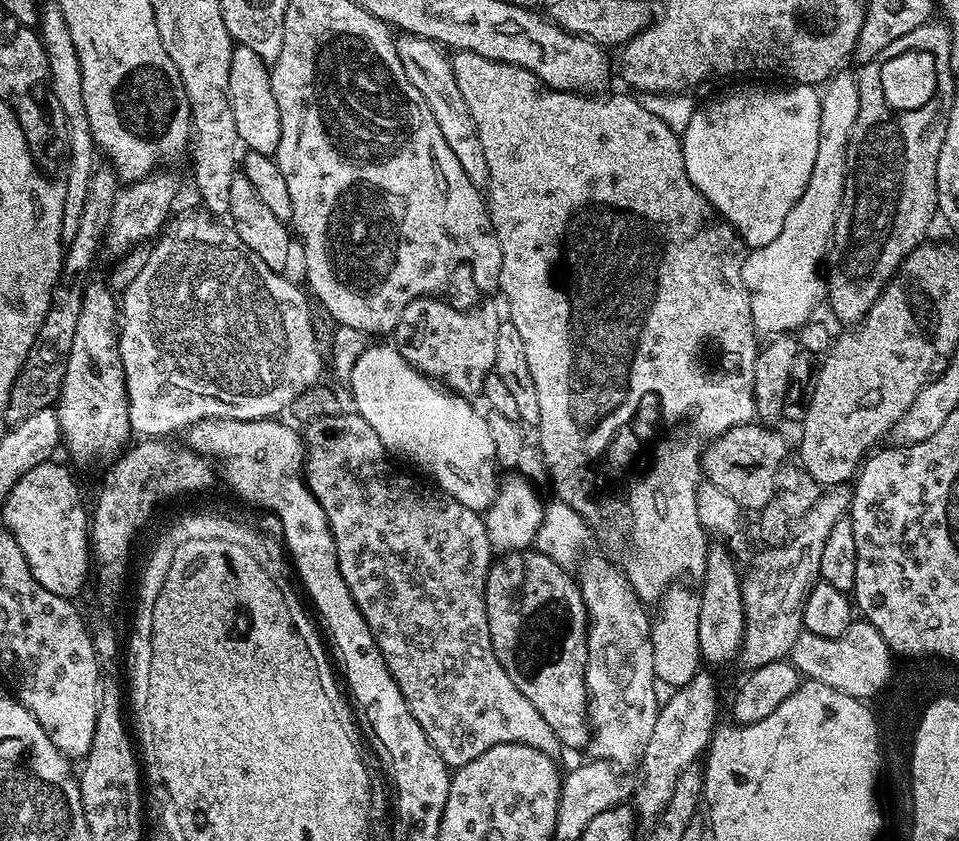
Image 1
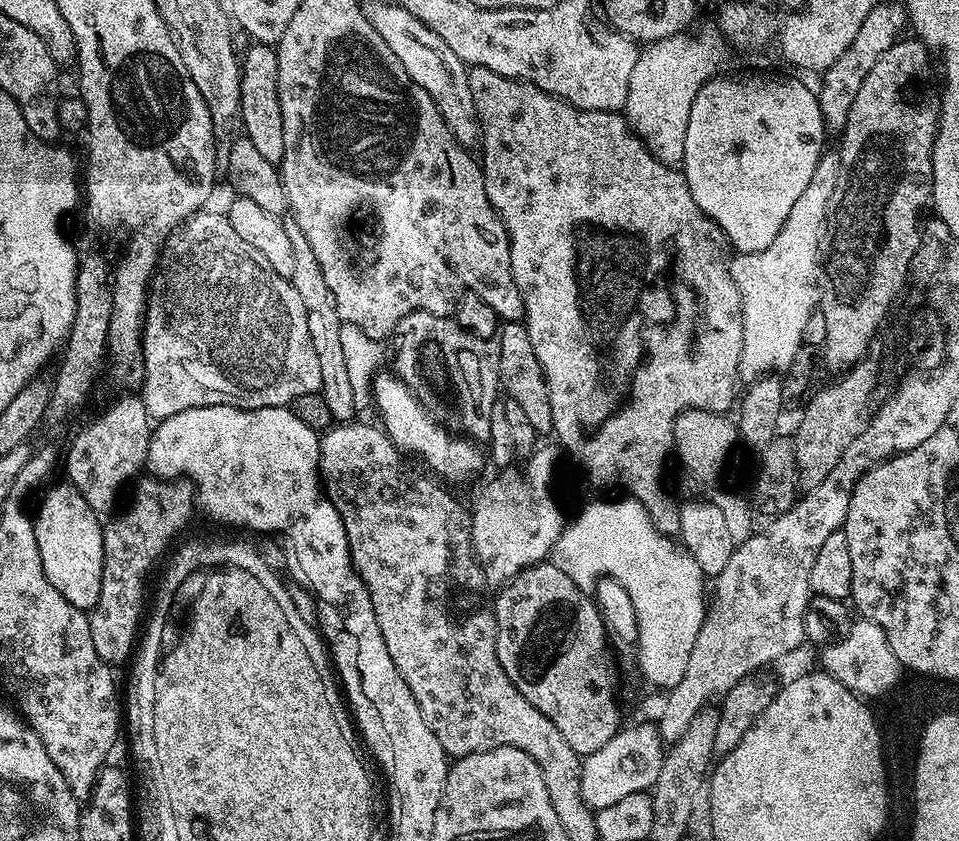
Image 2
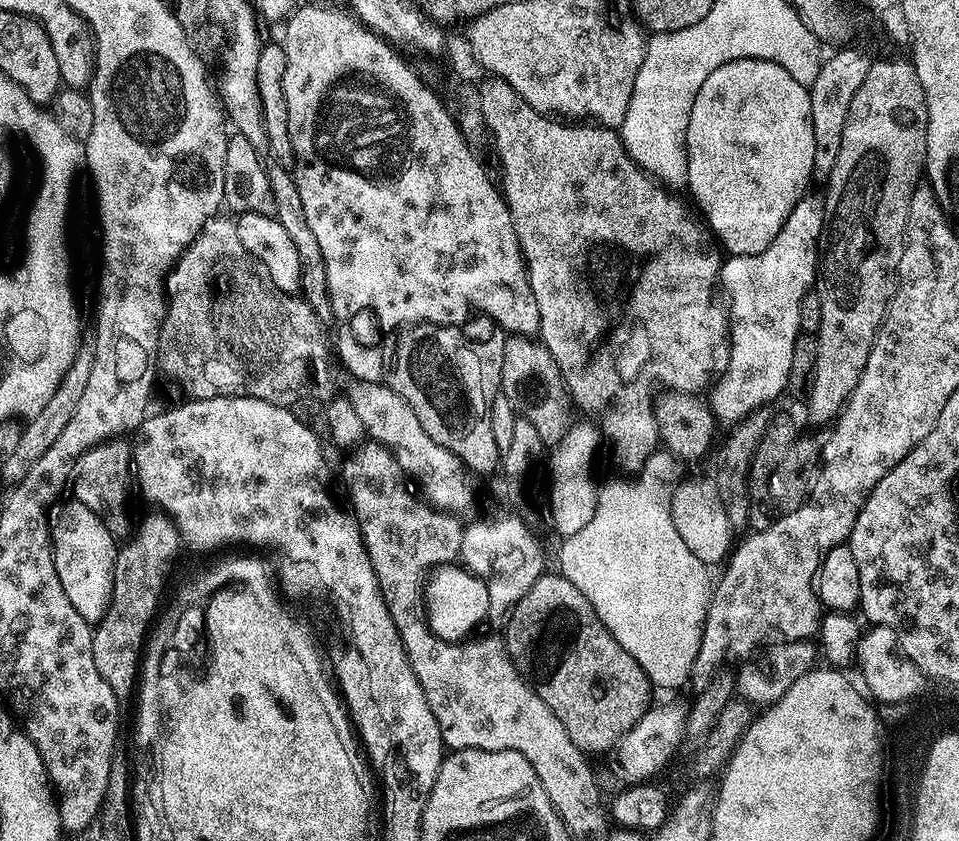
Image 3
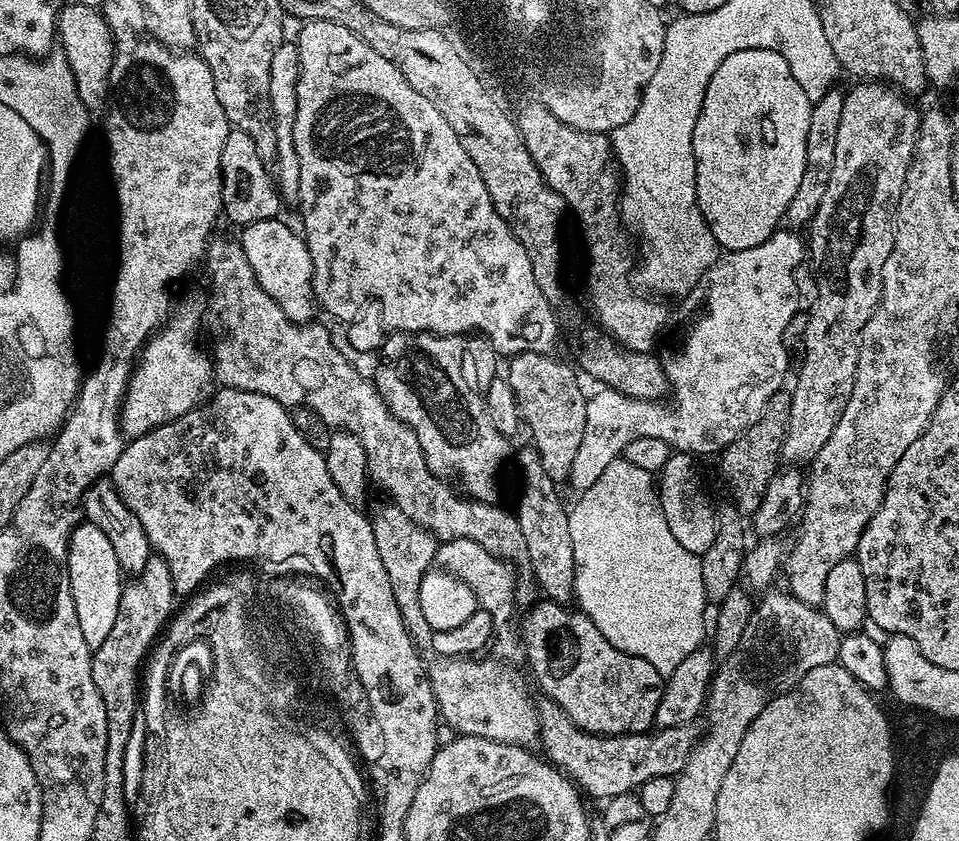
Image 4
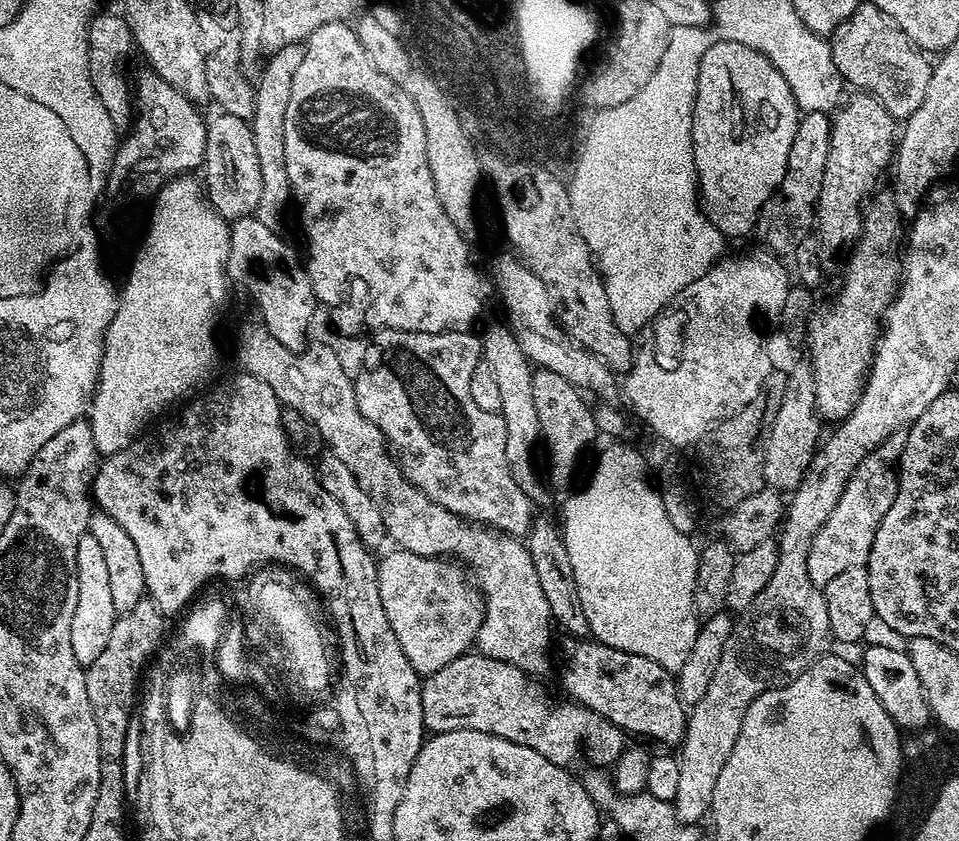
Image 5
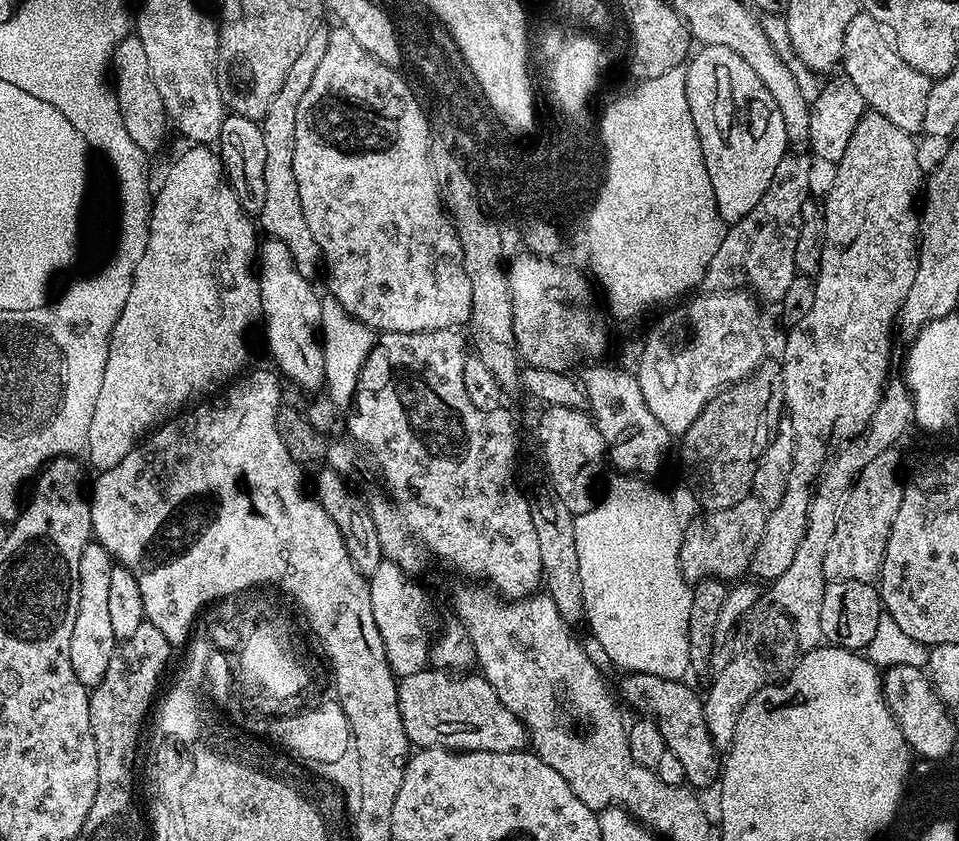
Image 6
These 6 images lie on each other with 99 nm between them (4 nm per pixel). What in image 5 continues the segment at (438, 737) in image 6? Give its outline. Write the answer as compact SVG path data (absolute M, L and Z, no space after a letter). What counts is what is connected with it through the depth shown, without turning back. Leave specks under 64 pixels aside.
M465 654L456 660L450 662L449 665L438 670L436 673L430 673L422 684L422 706L424 707L424 726L429 733L449 732L450 730L482 730L482 734L494 734L498 738L506 738L510 742L518 742L518 746L530 746L530 750L542 754L542 758L550 758L550 762L554 762L558 766L571 769L572 763L583 754L589 760L592 766L609 766L615 765L616 762L624 755L626 751L626 734L618 726L614 726L606 718L602 718L598 714L594 714L588 708L582 708L575 702L567 702L568 704L552 704L552 700L539 688L537 681L524 673L520 668L515 668L502 662L501 660L491 660L489 656L481 656L479 654Z

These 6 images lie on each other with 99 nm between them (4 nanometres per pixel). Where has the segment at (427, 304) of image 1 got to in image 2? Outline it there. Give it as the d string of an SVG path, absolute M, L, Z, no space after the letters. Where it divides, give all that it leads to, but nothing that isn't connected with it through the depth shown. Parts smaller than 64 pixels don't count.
M429 312L406 314L406 318L398 322L390 337L392 360L396 363L394 372L439 424L461 437L484 442L490 434L490 414L492 407L498 402L496 392L500 388L498 343L495 339L483 340L454 321L455 319L447 316L435 316Z

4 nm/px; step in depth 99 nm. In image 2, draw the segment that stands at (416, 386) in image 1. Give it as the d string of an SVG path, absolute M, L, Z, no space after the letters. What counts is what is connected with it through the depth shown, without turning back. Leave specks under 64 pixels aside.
M391 371L383 372L373 379L370 396L371 399L376 399L376 408L384 419L382 427L393 444L405 453L413 452L414 455L421 456L433 468L431 471L437 477L445 476L440 477L445 481L453 480L456 484L464 484L471 476L478 475L480 467L486 464L486 456L481 445L471 439L461 438L443 424L439 424L418 397L403 384L399 376Z

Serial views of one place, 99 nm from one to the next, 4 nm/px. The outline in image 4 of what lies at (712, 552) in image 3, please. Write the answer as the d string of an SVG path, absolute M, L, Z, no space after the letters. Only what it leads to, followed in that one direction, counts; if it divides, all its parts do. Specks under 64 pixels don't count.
M673 451L664 468L658 472L658 495L666 526L670 526L670 534L678 538L678 546L701 557L706 550L710 550L710 545L714 542L716 508L704 493L704 480L695 468L696 460L693 453Z

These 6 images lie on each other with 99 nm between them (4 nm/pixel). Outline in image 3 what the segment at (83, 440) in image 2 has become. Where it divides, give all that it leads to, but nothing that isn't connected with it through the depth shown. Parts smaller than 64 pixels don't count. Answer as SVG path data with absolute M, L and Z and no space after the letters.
M117 438L112 441L109 441L107 444L99 444L98 446L91 448L90 450L80 455L78 459L74 462L74 466L72 467L72 478L70 481L71 495L75 498L76 501L80 503L81 508L85 508L86 510L94 510L94 514L96 515L97 521L103 524L104 531L110 533L113 536L113 538L127 537L130 532L130 524L128 528L128 484L130 488L130 469L132 468L133 445L131 443L127 444L128 442L129 441L127 439Z

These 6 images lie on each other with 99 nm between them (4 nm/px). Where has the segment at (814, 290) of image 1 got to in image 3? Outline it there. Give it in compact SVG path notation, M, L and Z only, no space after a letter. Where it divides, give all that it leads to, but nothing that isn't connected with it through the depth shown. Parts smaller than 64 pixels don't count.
M806 194L794 206L794 210L786 218L786 222L782 226L782 230L778 230L778 234L774 238L774 242L762 250L758 254L750 254L749 256L729 255L727 259L720 265L719 283L724 284L724 292L728 295L729 304L726 304L726 315L730 325L730 343L726 348L726 360L728 356L728 365L724 368L724 373L720 376L720 381L716 384L716 389L712 392L712 400L710 399L710 407L717 421L725 422L726 425L732 426L737 422L746 419L751 412L759 408L771 405L771 400L776 400L780 396L780 391L783 393L788 387L788 375L790 374L790 358L794 358L794 342L797 336L801 335L799 324L799 303L805 293L809 291L808 283L813 283L814 277L818 272L818 245L821 235L824 231L824 202L819 195Z

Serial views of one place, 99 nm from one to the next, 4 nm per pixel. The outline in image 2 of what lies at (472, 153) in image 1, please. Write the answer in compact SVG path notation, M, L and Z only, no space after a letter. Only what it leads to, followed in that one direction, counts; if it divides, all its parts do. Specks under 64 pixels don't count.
M395 2L365 3L363 9L370 26L374 26L378 34L382 34L382 42L386 42L386 46L390 46L390 51L394 53L394 58L402 62L406 74L410 74L410 78L418 82L418 86L422 86L426 94L430 94L434 106L438 106L446 126L451 130L452 137L463 148L475 149L475 144L477 147L482 140L480 119L474 106L474 97L470 94L468 68L464 61L458 58L458 54L454 54L454 50L450 50L450 46L446 46L446 42L442 42L442 38L438 38L438 34L434 34L434 30L430 30L421 20L414 18L414 14Z

